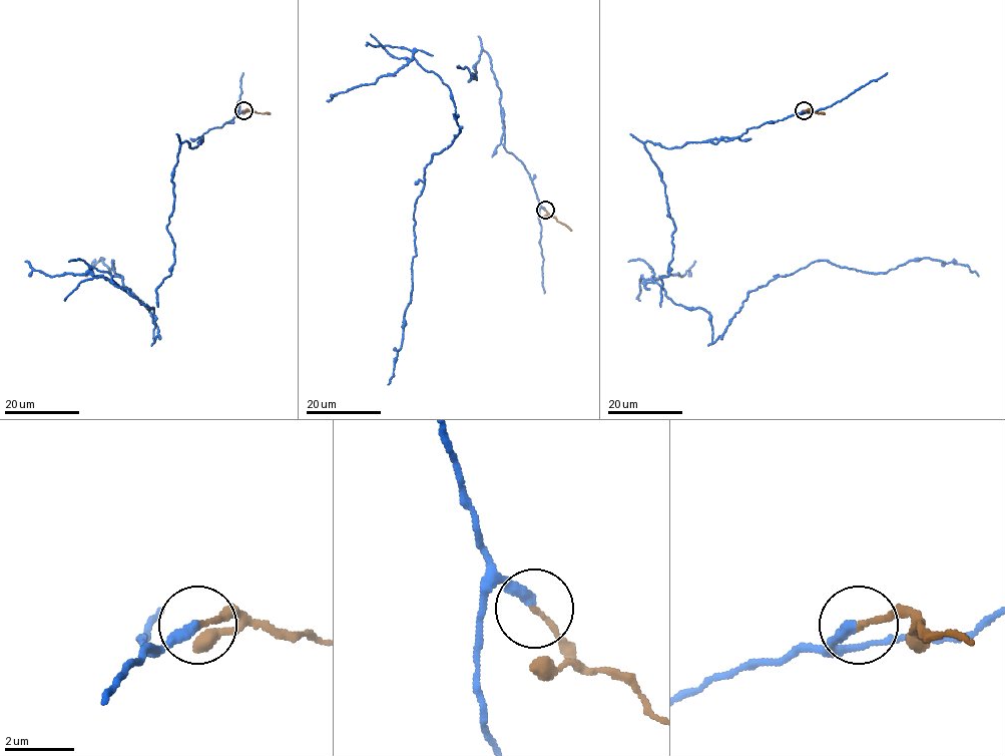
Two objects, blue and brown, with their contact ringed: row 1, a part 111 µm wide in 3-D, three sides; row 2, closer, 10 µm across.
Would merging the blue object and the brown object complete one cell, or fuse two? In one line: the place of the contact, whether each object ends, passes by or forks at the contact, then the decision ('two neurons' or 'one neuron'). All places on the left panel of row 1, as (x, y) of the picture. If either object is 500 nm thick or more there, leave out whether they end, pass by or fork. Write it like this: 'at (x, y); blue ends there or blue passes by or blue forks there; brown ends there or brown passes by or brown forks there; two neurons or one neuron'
at (243, 110); blue ends there; brown ends there; two neurons

